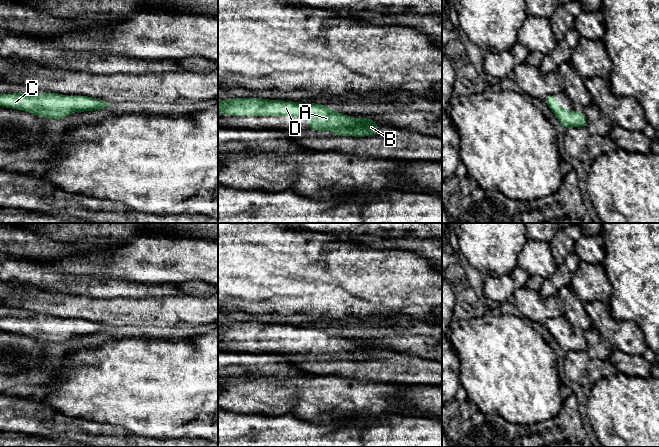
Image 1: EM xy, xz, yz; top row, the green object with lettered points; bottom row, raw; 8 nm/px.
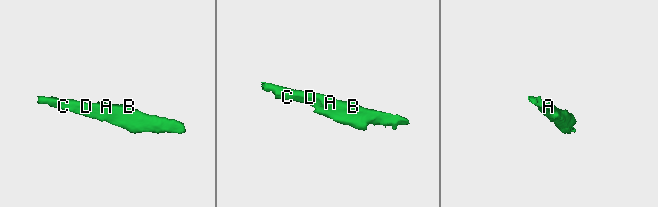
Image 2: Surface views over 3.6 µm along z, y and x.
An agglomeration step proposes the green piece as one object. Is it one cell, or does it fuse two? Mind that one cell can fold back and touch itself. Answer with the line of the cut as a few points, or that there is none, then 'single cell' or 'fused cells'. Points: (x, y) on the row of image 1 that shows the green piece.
no cut | single cell

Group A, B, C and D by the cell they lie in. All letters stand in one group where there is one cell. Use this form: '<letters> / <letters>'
A B C D

